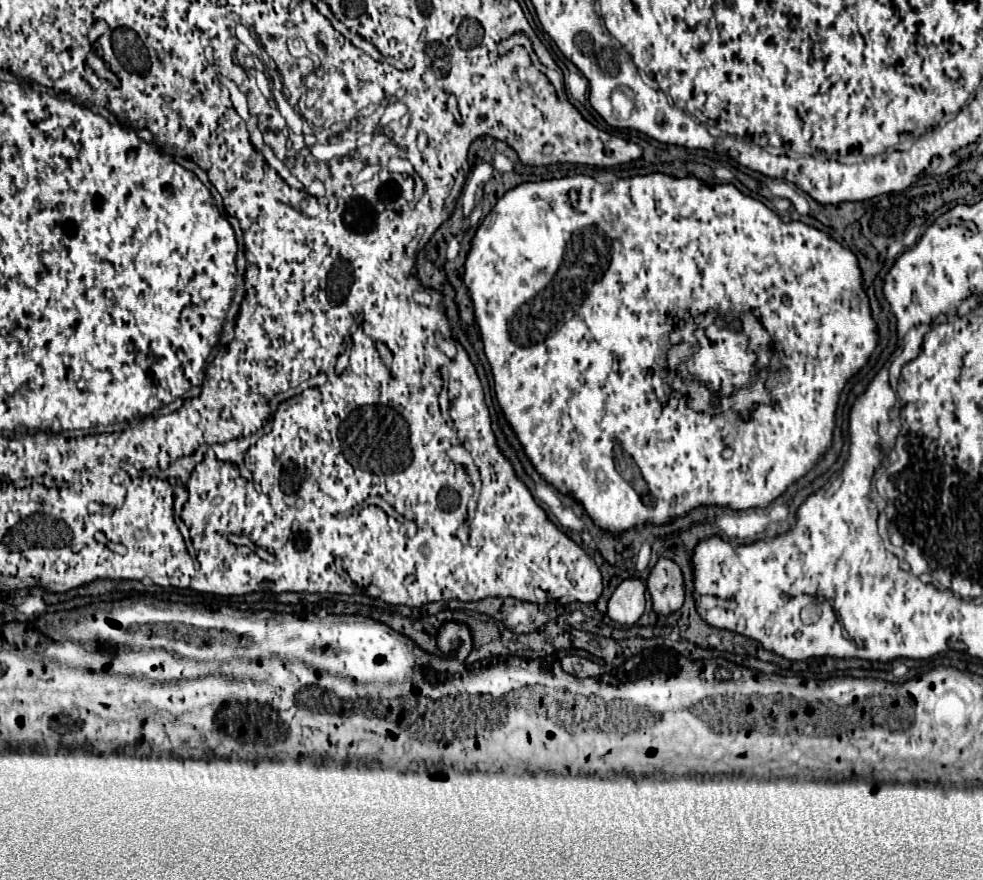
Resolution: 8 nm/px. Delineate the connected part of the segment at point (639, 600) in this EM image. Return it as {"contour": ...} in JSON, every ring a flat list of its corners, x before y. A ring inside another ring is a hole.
{"contour":[[639,577,623,579,607,603,607,615,621,625,635,625,645,611,645,583]]}

